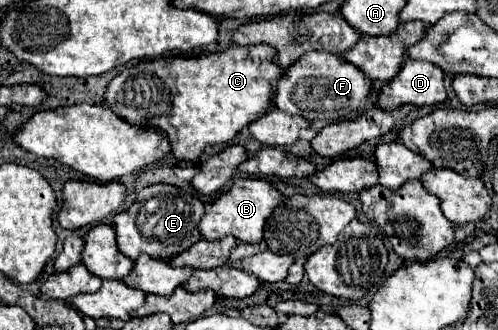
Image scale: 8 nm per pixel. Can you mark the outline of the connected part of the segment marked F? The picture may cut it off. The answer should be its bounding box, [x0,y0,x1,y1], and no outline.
[273,50,371,122]

